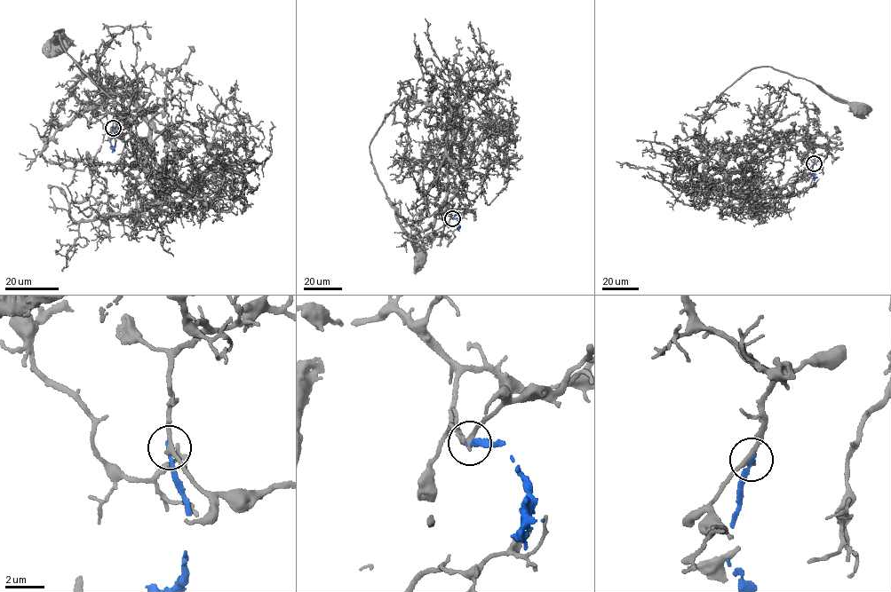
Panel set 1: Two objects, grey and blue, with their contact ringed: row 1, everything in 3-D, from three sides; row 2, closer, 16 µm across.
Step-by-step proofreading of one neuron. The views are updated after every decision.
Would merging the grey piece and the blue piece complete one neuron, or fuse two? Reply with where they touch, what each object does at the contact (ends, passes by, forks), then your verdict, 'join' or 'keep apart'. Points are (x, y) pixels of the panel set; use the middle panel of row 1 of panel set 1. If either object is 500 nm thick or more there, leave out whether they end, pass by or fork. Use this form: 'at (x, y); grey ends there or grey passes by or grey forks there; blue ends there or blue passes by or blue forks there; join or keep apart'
at (452, 218); grey passes by; blue ends there; keep apart

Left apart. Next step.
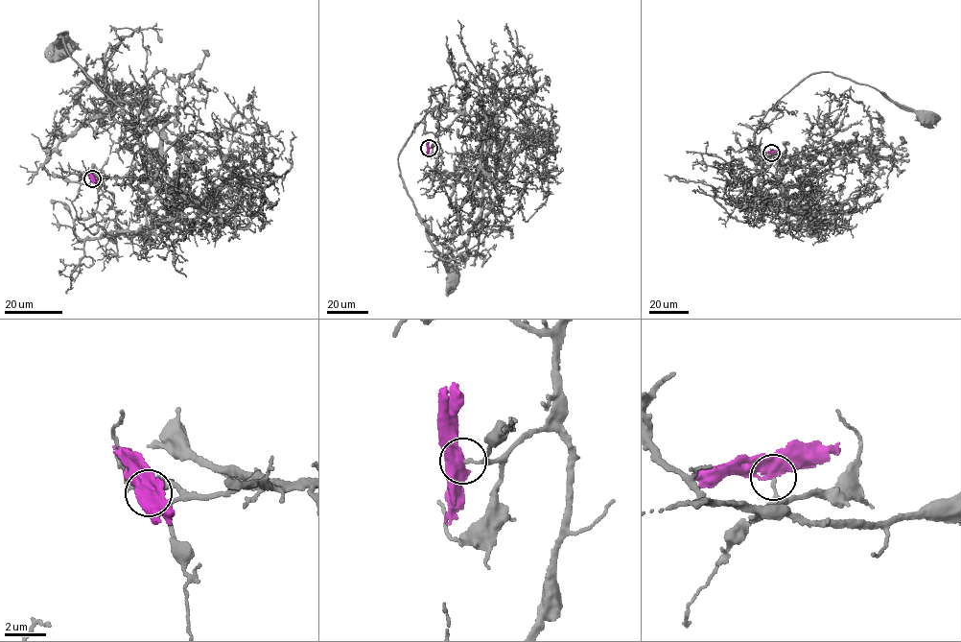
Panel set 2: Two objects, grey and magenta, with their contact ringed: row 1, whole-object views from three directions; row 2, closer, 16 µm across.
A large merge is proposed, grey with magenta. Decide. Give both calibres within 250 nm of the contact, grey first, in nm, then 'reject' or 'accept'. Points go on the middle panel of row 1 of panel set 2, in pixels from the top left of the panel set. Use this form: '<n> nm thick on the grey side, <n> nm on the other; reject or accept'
100 nm thick on the grey side, 600 nm on the other; reject

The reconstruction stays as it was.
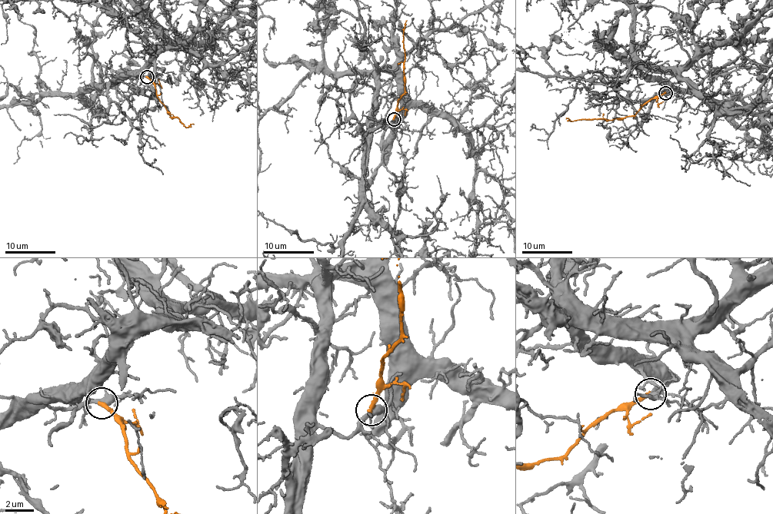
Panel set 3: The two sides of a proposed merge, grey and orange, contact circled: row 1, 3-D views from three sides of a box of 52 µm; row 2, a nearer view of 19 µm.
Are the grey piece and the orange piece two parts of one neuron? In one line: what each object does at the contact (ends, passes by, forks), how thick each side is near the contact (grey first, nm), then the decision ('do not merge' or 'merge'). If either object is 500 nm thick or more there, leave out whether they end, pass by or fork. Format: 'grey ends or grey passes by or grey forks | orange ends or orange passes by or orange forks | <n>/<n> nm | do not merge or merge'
grey forks | orange ends | 320/300 nm | merge

